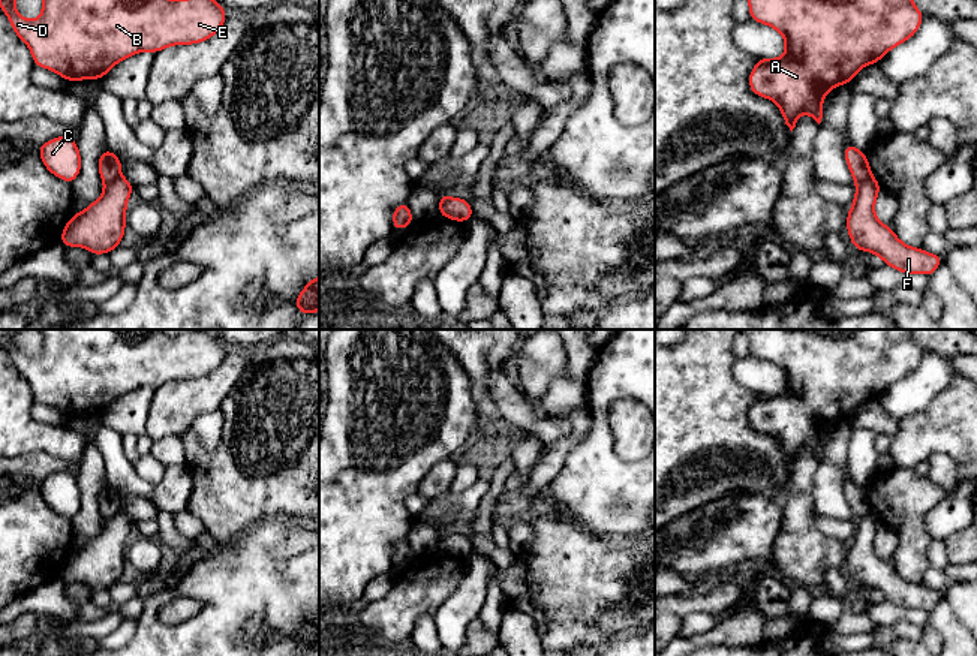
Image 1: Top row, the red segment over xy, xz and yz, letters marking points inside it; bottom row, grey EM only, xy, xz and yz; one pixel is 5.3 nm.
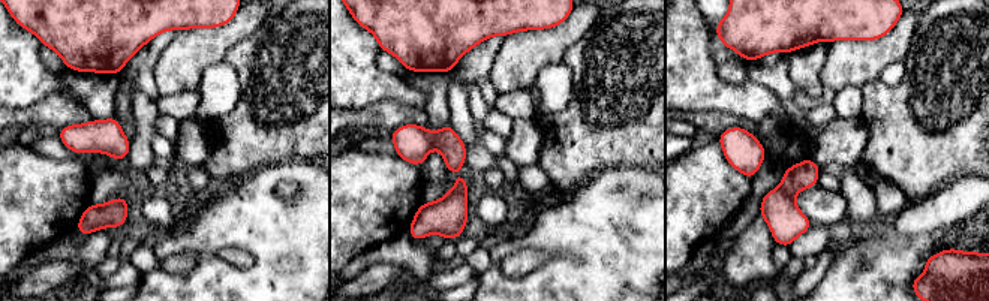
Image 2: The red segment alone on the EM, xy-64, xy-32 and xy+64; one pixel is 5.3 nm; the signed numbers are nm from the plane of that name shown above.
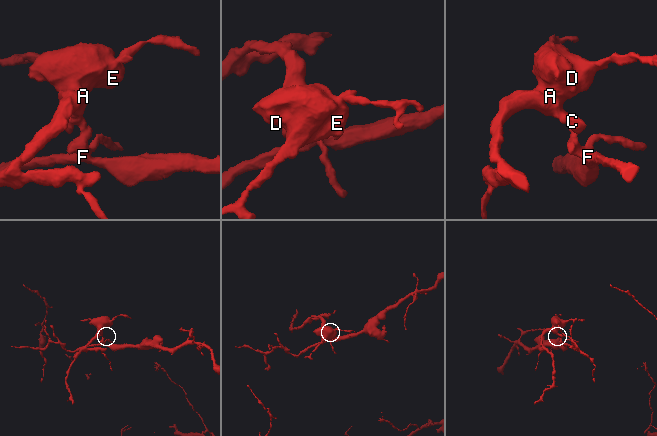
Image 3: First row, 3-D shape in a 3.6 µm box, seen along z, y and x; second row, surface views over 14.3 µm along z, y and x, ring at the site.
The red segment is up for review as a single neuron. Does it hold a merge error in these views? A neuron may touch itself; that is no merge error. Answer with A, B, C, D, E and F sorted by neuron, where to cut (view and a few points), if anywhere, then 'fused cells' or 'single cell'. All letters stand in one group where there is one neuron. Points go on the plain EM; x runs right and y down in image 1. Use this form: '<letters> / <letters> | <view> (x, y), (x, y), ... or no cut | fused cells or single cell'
A B C D E / F | xy (120, 511), (105, 520) | fused cells

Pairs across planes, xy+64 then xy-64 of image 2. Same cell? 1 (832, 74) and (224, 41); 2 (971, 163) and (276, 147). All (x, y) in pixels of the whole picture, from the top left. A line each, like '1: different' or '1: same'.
1: same
2: same

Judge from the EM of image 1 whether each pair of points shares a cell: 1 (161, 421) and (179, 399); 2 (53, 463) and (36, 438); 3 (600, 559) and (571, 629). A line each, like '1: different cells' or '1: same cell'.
1: same cell
2: different cells
3: same cell

